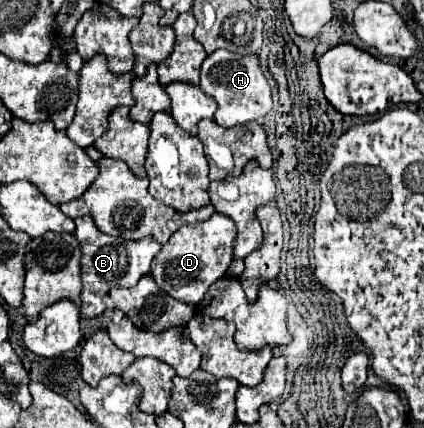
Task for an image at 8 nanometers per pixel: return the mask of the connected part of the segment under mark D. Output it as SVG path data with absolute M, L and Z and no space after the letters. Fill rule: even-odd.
M213 214L209 220L199 224L181 226L169 242L161 248L161 252L151 262L151 276L157 286L169 294L171 298L199 306L205 292L213 282L227 274L229 264L233 262L233 238L235 238L233 220L223 214Z

